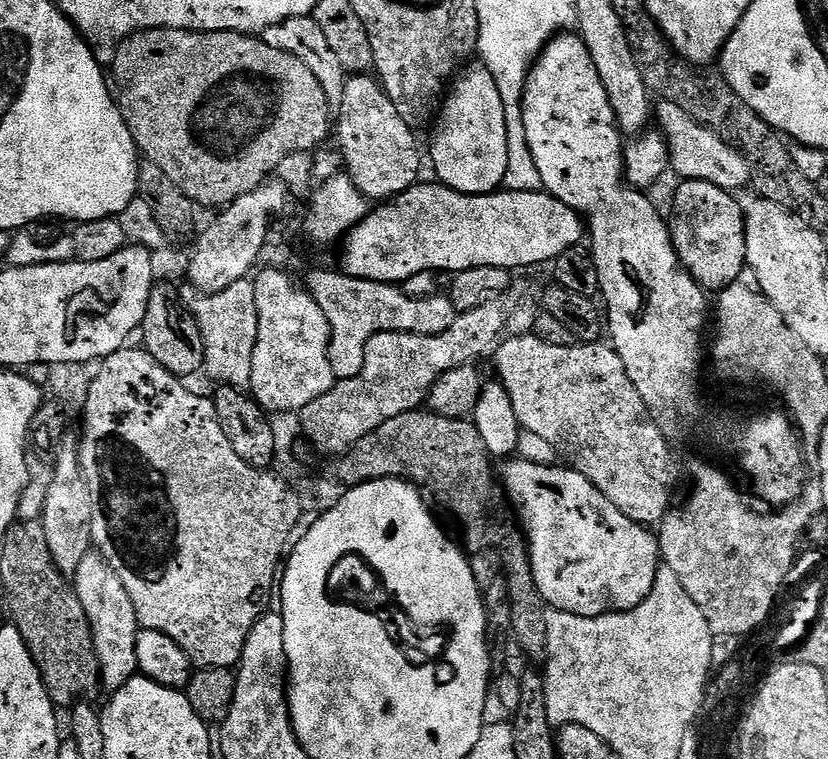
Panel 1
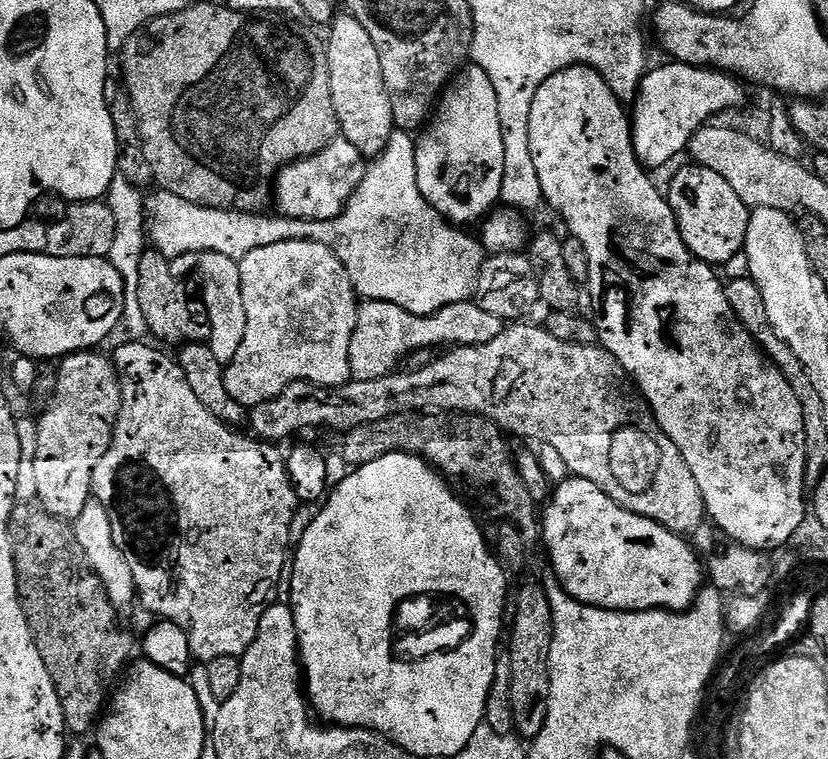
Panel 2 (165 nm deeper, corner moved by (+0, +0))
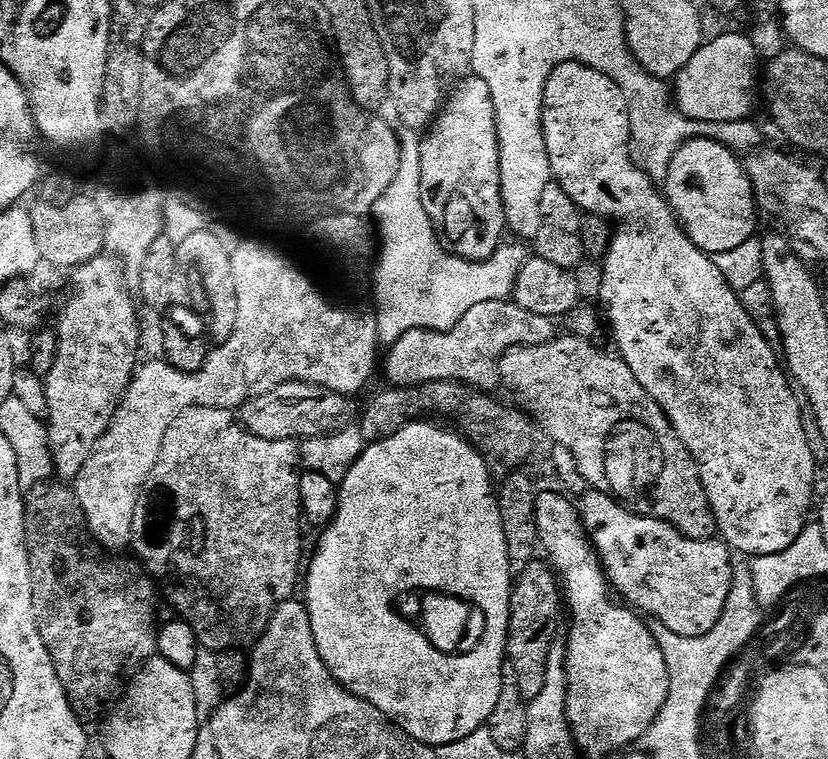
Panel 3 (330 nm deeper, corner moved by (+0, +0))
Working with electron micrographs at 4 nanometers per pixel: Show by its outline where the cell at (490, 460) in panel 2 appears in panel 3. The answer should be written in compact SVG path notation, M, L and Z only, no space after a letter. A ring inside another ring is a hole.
M453 380L442 382L430 382L419 384L413 388L397 388L395 386L385 387L385 392L380 392L364 408L364 417L358 420L358 427L362 438L366 442L385 440L390 434L398 434L409 422L419 421L427 412L433 412L436 416L452 416L457 429L462 433L465 440L476 448L477 454L486 462L488 473L494 478L503 478L512 472L521 471L525 467L524 459L532 452L532 428L534 421L527 412L519 407L507 408L499 404L495 395L489 394L481 389L474 388L470 384L459 384Z

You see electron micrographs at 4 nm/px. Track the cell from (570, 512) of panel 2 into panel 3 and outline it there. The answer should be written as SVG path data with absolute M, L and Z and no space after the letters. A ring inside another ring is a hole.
M595 490L584 493L578 504L578 511L580 519L584 522L584 531L592 541L592 547L600 557L600 563L604 565L604 574L608 577L609 585L615 591L617 588L625 596L623 599L637 613L652 620L660 620L667 628L674 630L674 634L682 634L686 638L710 634L710 630L718 626L718 618L722 618L726 598L730 598L730 586L734 575L734 556L723 539L686 538L665 520L655 520L649 516L629 512L620 501Z

